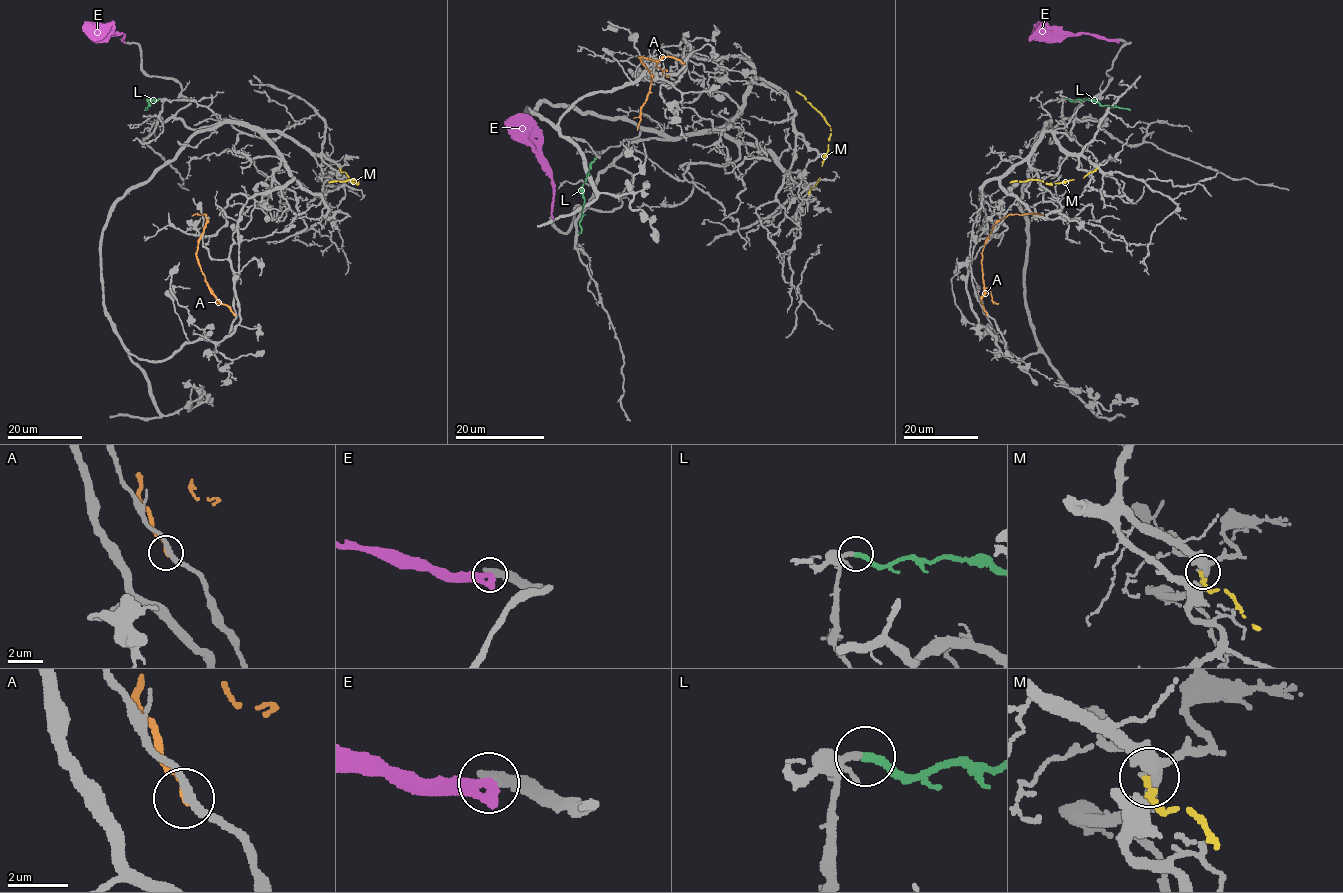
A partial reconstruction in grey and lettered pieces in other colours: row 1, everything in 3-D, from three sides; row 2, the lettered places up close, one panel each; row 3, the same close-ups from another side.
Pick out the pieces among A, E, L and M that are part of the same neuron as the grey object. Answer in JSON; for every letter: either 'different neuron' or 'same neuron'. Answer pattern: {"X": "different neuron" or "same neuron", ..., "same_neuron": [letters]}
{"A": "different neuron", "E": "different neuron", "L": "same neuron", "M": "different neuron", "same_neuron": ["L"]}

